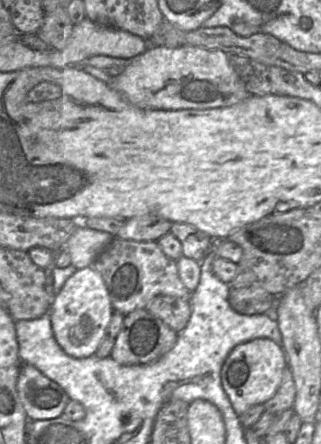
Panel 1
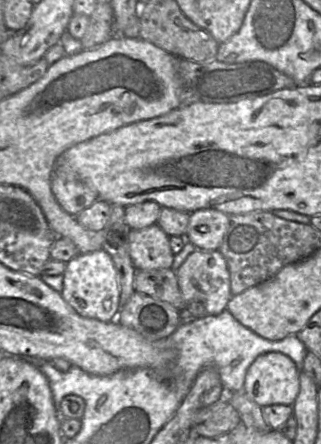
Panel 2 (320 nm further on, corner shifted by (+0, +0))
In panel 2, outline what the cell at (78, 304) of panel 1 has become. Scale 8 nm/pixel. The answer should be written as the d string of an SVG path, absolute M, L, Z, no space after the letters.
M103 249L78 254L66 263L61 296L82 317L111 322L120 307L120 290L117 273L110 255Z

